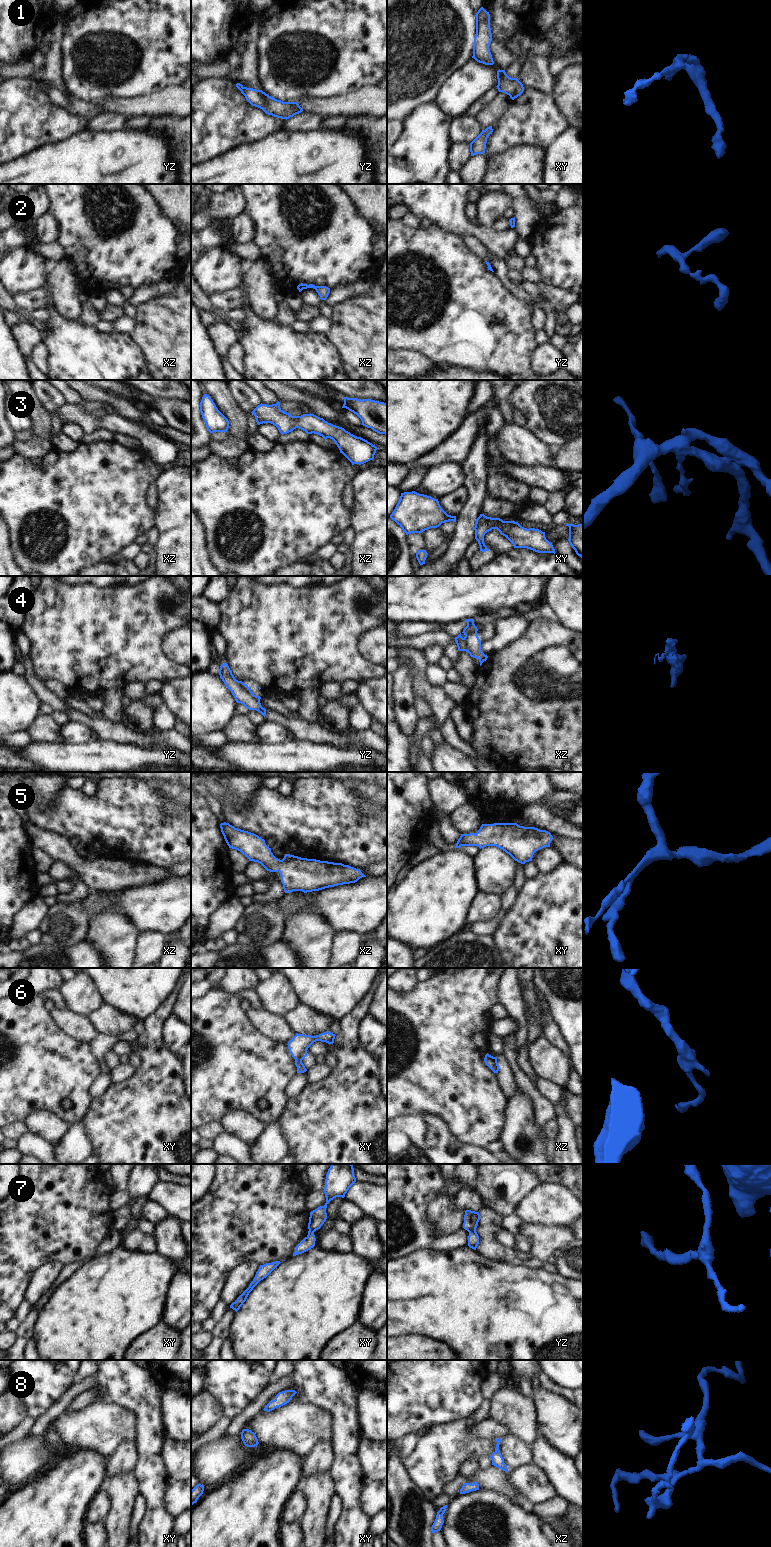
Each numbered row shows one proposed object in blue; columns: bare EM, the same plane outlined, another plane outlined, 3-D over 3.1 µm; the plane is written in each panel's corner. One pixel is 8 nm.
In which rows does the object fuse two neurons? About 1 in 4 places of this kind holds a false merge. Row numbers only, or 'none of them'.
7

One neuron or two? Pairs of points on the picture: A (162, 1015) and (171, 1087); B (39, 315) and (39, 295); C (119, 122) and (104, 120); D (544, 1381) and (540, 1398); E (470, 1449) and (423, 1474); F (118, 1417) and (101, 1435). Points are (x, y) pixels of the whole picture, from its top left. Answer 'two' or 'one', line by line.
A: one
B: two
C: one
D: two
E: one
F: one

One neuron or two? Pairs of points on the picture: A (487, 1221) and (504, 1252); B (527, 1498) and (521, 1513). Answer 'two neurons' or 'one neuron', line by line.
A: one neuron
B: two neurons

